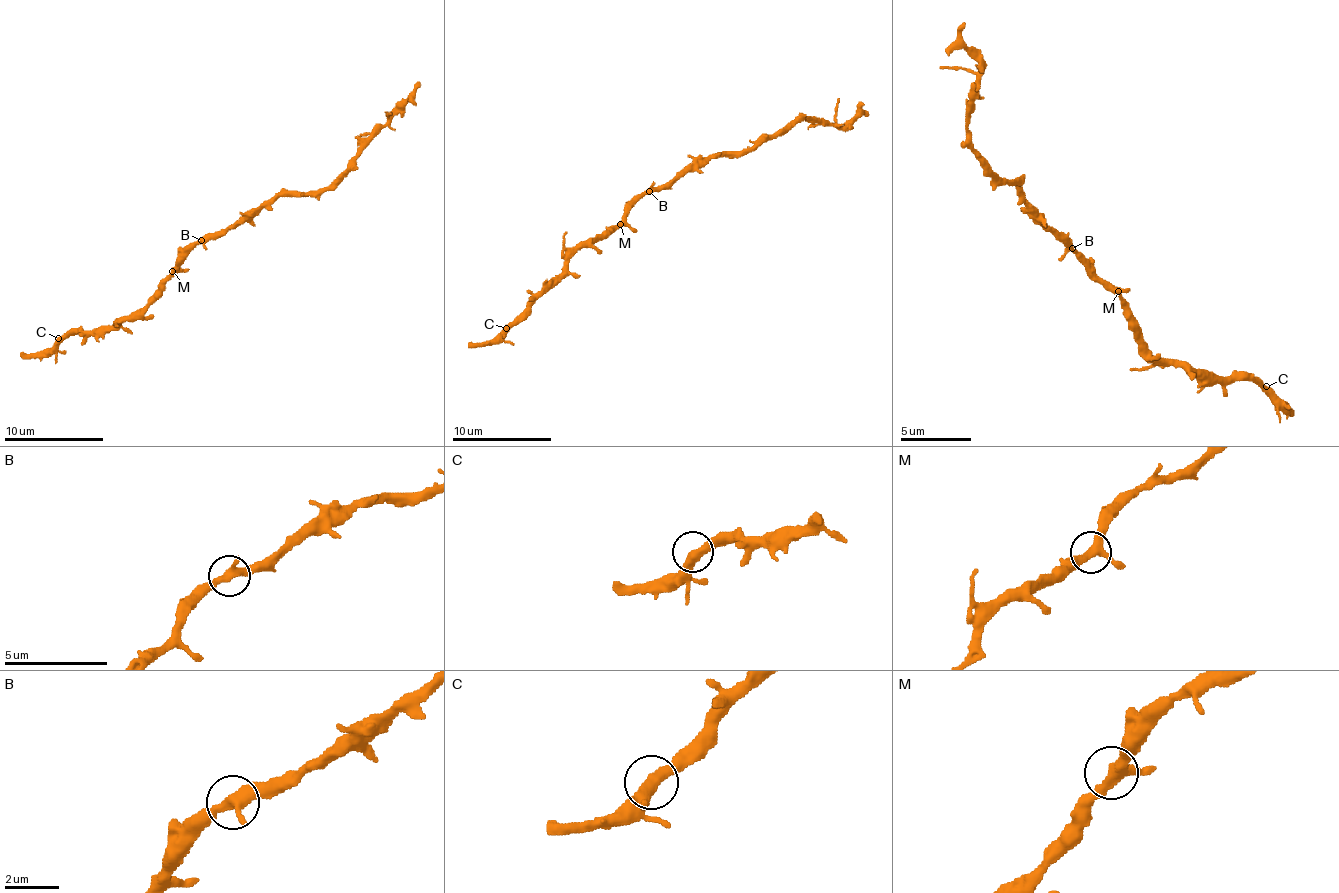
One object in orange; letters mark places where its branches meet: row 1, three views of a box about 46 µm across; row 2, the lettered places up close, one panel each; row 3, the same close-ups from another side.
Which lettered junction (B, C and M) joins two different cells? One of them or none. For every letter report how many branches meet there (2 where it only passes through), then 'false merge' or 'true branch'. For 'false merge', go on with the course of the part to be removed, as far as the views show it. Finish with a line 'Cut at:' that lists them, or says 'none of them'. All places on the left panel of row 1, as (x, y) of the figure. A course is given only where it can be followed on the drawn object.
B: 3 | true branch
C: 2 | true branch
M: 3 | true branch
Cut at: none of them

